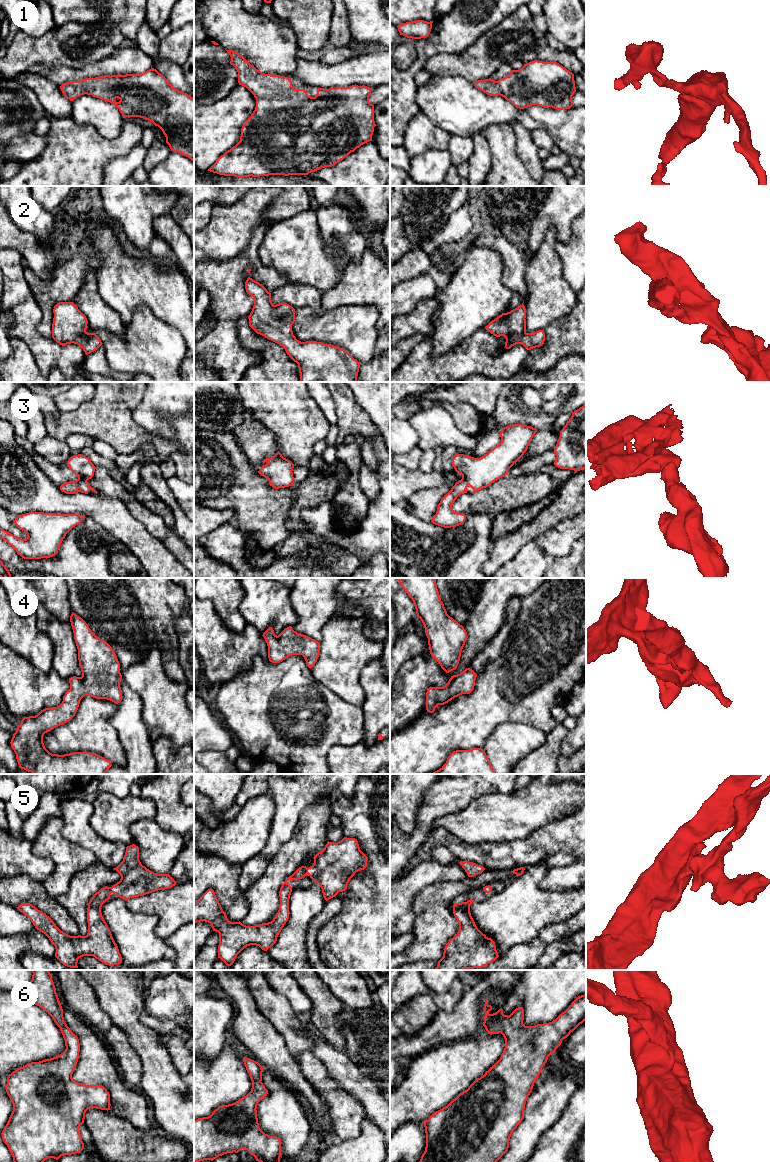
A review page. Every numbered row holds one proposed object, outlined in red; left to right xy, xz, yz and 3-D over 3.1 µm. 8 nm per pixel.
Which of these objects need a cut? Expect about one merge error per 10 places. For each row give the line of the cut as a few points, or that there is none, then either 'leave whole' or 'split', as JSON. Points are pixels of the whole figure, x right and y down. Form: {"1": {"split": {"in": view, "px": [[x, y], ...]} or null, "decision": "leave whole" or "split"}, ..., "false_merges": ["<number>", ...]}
{"1": {"split": null, "decision": "leave whole"}, "2": {"split": null, "decision": "leave whole"}, "3": {"split": null, "decision": "leave whole"}, "4": {"split": null, "decision": "leave whole"}, "5": {"split": null, "decision": "leave whole"}, "6": {"split": null, "decision": "leave whole"}, "false_merges": []}

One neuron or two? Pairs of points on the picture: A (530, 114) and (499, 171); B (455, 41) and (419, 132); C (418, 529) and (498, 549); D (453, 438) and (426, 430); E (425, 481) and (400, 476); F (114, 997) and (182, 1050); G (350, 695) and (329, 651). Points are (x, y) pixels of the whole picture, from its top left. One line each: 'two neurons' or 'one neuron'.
A: two neurons
B: two neurons
C: two neurons
D: one neuron
E: one neuron
F: two neurons
G: one neuron

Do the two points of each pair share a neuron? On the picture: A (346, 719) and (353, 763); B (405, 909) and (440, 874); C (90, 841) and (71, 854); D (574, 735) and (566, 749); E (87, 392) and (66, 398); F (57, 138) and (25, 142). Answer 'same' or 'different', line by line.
A: different
B: same
C: different
D: same
E: same
F: different

